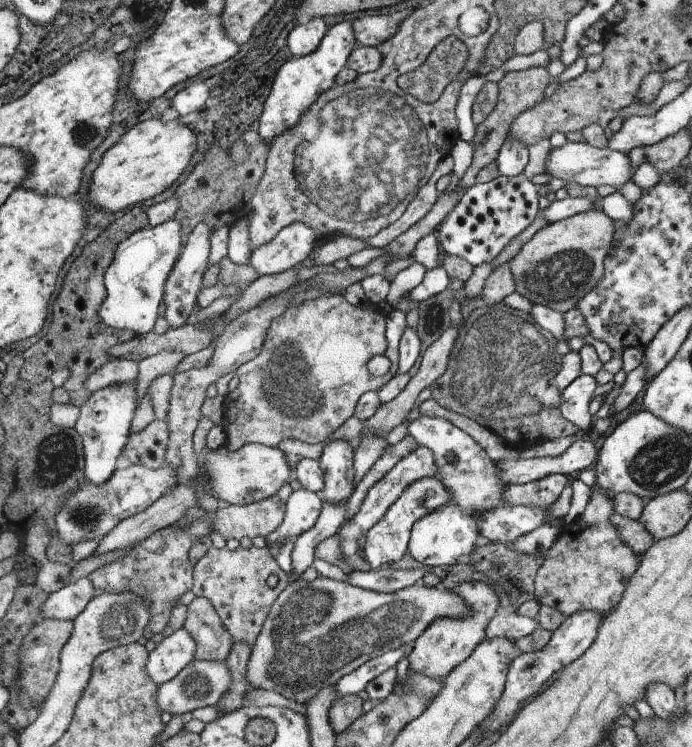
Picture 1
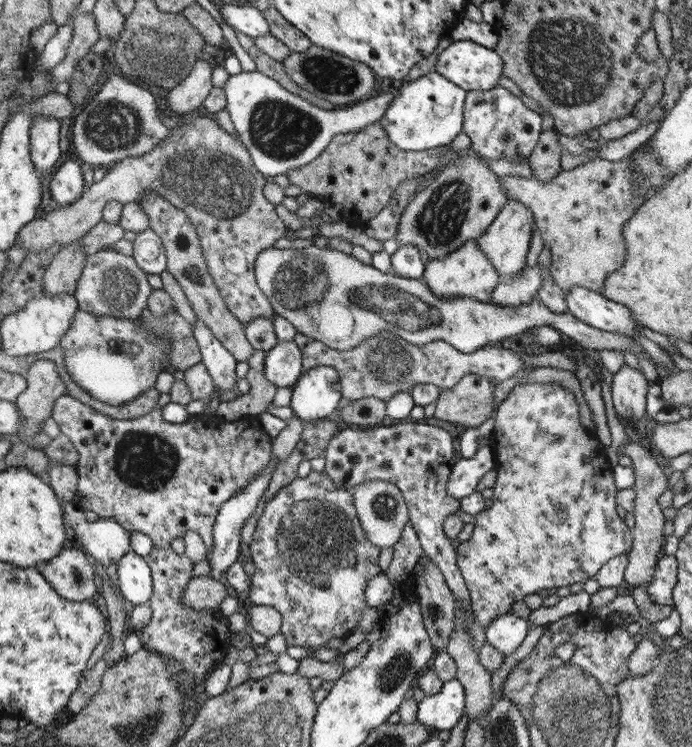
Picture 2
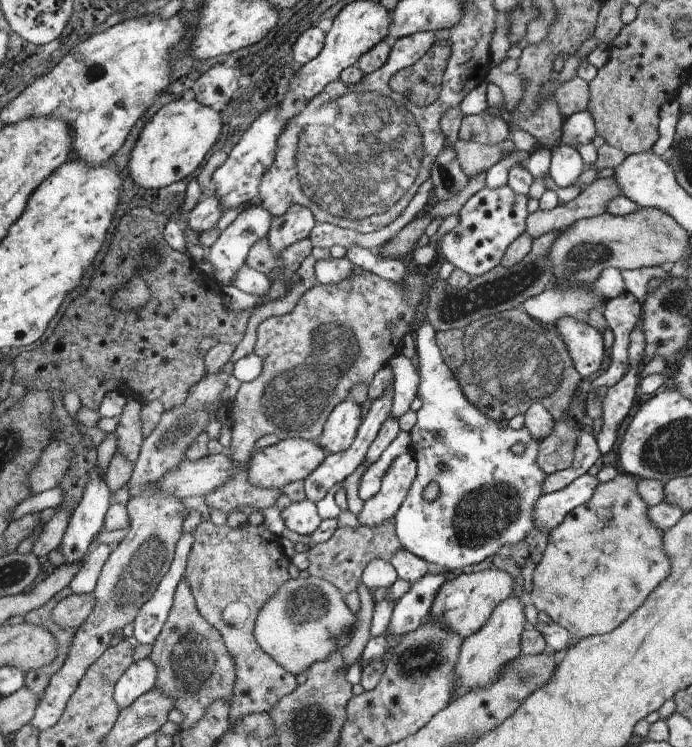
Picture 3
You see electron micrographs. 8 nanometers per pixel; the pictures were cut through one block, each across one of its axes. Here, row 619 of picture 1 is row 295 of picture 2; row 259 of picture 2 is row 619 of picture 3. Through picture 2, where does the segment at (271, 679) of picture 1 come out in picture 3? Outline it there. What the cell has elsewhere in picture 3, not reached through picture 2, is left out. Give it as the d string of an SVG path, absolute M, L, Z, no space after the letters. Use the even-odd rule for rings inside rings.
M297 578L285 582L277 596L267 602L255 622L255 640L259 646L291 674L307 672L315 662L323 662L335 652L335 640L353 630L357 616L353 616L341 600L341 592L321 578Z

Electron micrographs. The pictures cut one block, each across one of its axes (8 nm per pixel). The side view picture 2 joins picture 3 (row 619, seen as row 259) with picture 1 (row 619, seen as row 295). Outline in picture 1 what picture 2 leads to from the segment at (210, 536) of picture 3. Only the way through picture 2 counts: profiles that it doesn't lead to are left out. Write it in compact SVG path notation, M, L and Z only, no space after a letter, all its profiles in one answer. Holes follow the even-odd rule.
M211 546L193 566L195 566L195 586L191 588L191 592L195 594L195 598L207 598L211 606L215 606L219 620L233 638L233 644L253 646L275 598L279 598L279 594L289 584L287 574L279 570L275 560L269 556L267 548L257 546L237 550ZM269 574L275 574L279 578L275 588L267 588L265 584L265 578Z

